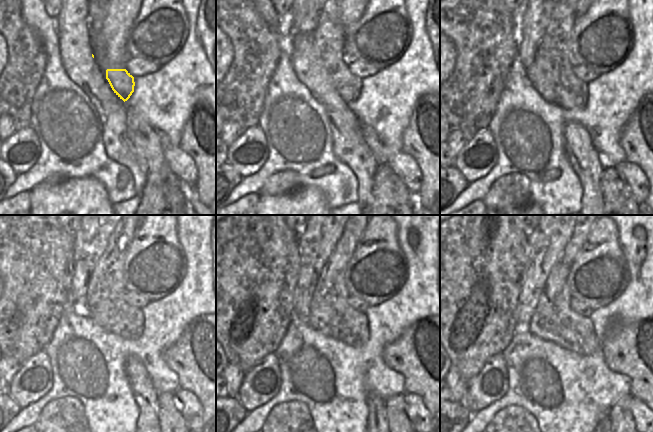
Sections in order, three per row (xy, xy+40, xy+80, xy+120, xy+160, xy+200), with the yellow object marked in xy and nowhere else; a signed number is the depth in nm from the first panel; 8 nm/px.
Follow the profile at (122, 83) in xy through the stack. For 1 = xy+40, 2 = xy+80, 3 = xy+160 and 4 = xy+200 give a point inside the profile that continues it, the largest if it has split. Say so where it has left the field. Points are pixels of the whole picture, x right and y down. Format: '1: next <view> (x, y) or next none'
1: next xy+40 (330, 35)
2: next xy+80 (553, 55)
3: next xy+160 (330, 313)
4: next xy+200 (553, 320)

